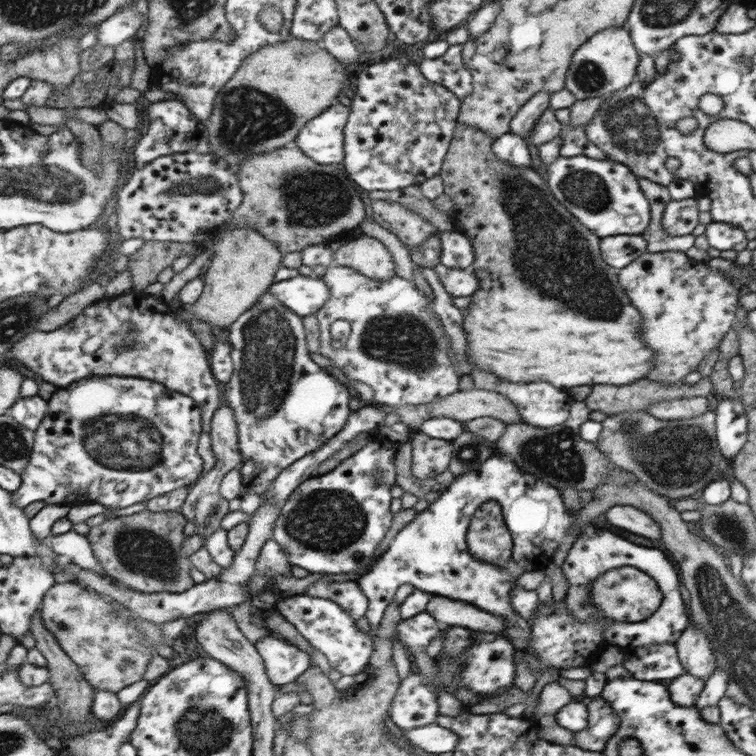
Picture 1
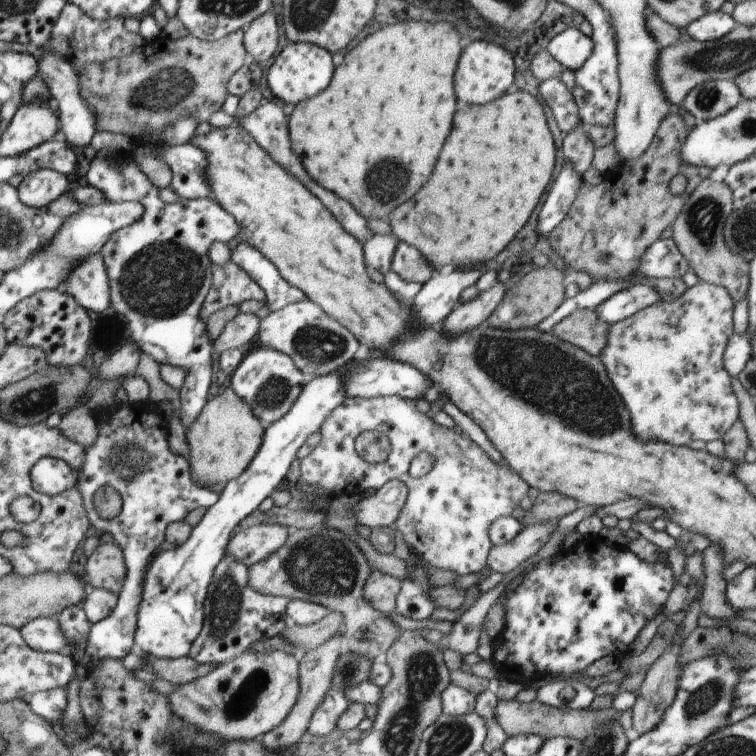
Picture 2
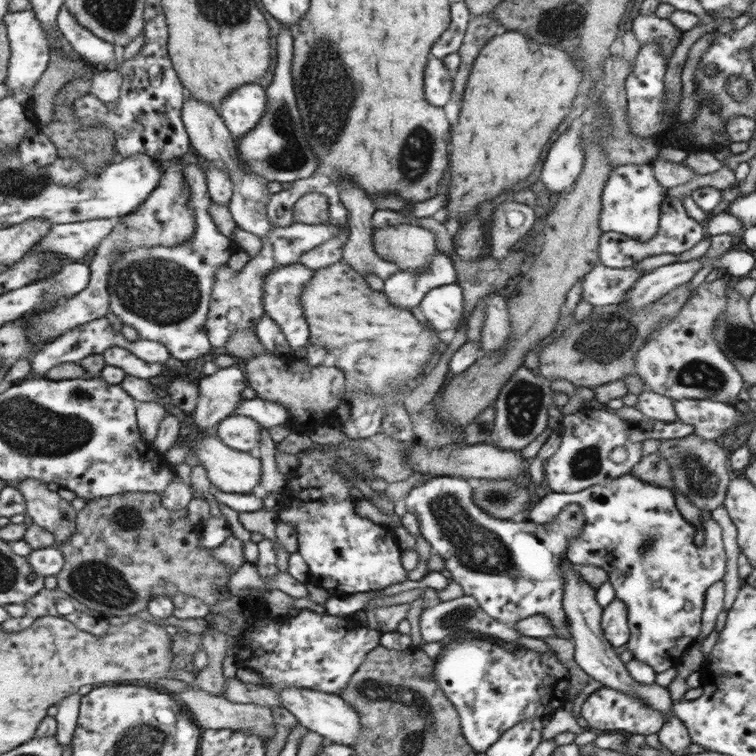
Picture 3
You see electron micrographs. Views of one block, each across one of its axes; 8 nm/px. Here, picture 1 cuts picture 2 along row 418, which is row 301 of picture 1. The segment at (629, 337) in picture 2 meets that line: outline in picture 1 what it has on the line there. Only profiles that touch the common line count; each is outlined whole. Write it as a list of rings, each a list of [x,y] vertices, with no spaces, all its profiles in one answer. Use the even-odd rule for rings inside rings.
[[[646,252],[619,269],[620,284],[624,293],[632,298],[632,304],[640,308],[644,316],[644,326],[640,326],[640,338],[658,354],[656,368],[648,374],[648,380],[658,381],[667,385],[680,385],[692,368],[700,364],[700,360],[718,346],[718,342],[726,336],[734,322],[734,314],[738,310],[738,290],[736,286],[720,274],[712,270],[706,263],[689,259],[685,252]]]

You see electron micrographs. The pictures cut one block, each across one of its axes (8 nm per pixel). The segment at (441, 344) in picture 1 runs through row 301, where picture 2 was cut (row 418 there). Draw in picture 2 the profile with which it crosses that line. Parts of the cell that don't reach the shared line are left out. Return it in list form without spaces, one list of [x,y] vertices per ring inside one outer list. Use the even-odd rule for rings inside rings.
[[[387,395],[380,397],[370,397],[370,398],[345,398],[342,404],[339,404],[332,414],[324,420],[319,432],[320,432],[320,444],[316,448],[312,449],[312,452],[302,458],[300,462],[300,476],[295,482],[302,482],[309,484],[310,486],[315,486],[320,490],[328,491],[331,498],[342,496],[342,494],[363,494],[369,488],[378,490],[385,483],[392,479],[398,479],[406,484],[408,488],[408,496],[405,505],[402,507],[402,512],[395,522],[394,527],[397,528],[403,535],[407,535],[410,545],[410,550],[414,556],[419,556],[423,558],[428,564],[436,566],[436,568],[441,568],[442,570],[448,570],[458,574],[458,577],[469,575],[472,573],[480,572],[484,567],[487,566],[487,558],[491,552],[493,546],[490,537],[491,524],[500,517],[511,515],[512,510],[516,508],[516,504],[526,496],[528,492],[528,486],[526,486],[527,481],[523,479],[516,473],[514,469],[506,466],[507,464],[497,464],[493,461],[487,452],[485,452],[476,442],[472,441],[468,436],[462,433],[456,426],[454,428],[444,428],[443,425],[436,424],[431,417],[425,414],[420,414],[416,410],[416,400],[410,400],[410,398],[402,398],[398,395]],[[421,452],[426,452],[426,454],[432,454],[434,456],[434,466],[428,474],[424,474],[421,477],[410,476],[410,465],[412,459]]]

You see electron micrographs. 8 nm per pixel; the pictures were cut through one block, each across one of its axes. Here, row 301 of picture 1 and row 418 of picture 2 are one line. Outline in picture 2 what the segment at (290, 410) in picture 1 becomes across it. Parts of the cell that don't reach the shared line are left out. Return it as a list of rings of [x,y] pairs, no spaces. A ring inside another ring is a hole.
[[[268,347],[247,351],[230,380],[231,387],[253,407],[265,429],[291,411],[306,386],[305,374],[292,357]]]

